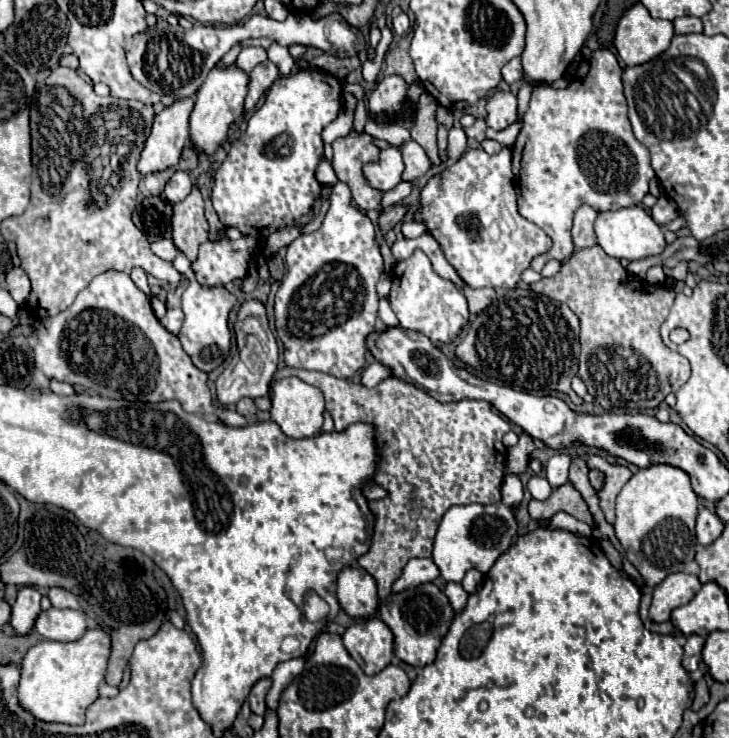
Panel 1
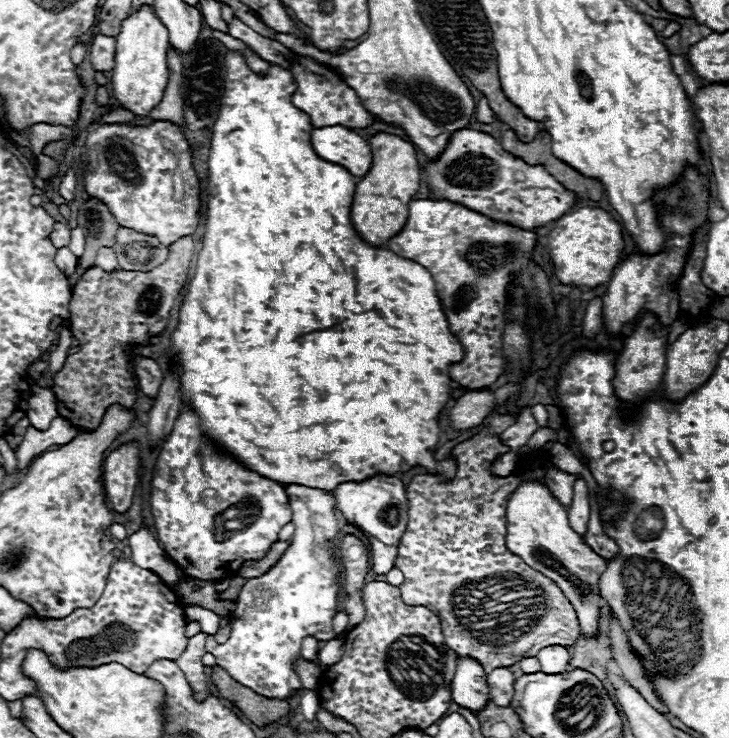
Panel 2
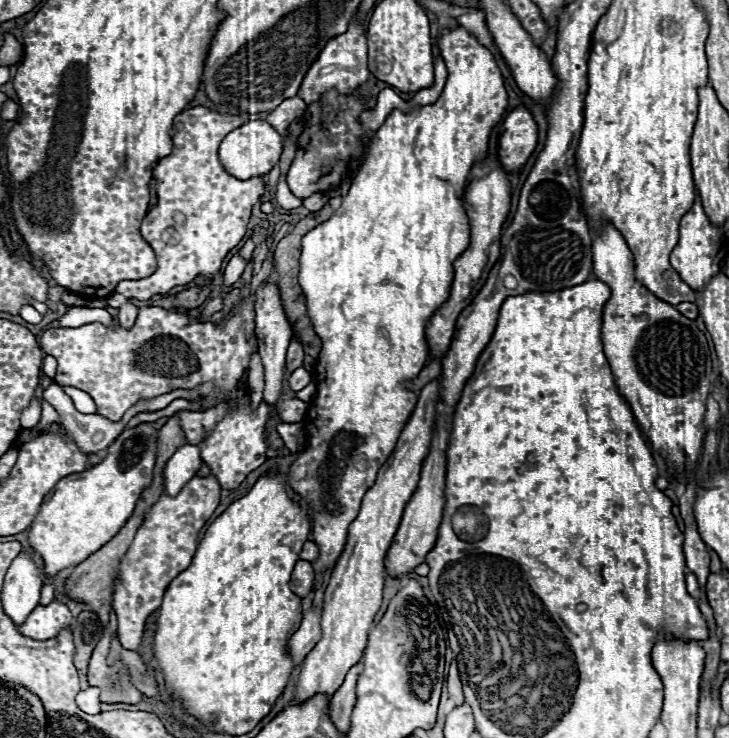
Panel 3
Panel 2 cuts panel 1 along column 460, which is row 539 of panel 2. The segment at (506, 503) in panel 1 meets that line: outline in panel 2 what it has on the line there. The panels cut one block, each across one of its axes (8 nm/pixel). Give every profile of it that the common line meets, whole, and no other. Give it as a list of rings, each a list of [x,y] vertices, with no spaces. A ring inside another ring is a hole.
[[[526,480],[510,494],[506,506],[506,546],[512,554],[520,556],[524,564],[552,578],[562,588],[566,598],[574,604],[580,630],[584,634],[596,630],[596,620],[602,606],[598,580],[606,570],[606,560],[592,552],[568,526],[566,508],[552,496],[546,484],[538,480]]]

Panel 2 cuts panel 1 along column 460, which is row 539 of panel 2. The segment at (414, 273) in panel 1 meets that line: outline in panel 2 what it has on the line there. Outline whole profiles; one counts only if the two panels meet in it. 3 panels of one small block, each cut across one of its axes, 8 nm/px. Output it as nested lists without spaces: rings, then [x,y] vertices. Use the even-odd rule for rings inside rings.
[[[298,484],[284,486],[290,508],[292,508],[292,522],[296,524],[296,532],[292,536],[290,548],[278,560],[268,574],[260,578],[250,578],[242,588],[234,616],[230,616],[230,638],[224,644],[218,644],[214,636],[206,638],[206,652],[216,656],[216,664],[224,668],[234,680],[252,688],[254,692],[266,698],[290,698],[302,690],[300,678],[292,672],[292,662],[300,654],[300,644],[306,636],[314,636],[316,640],[330,640],[332,638],[332,618],[338,608],[338,596],[342,590],[342,566],[336,558],[336,544],[332,542],[338,534],[338,522],[334,518],[334,494],[326,490],[306,488]]]

